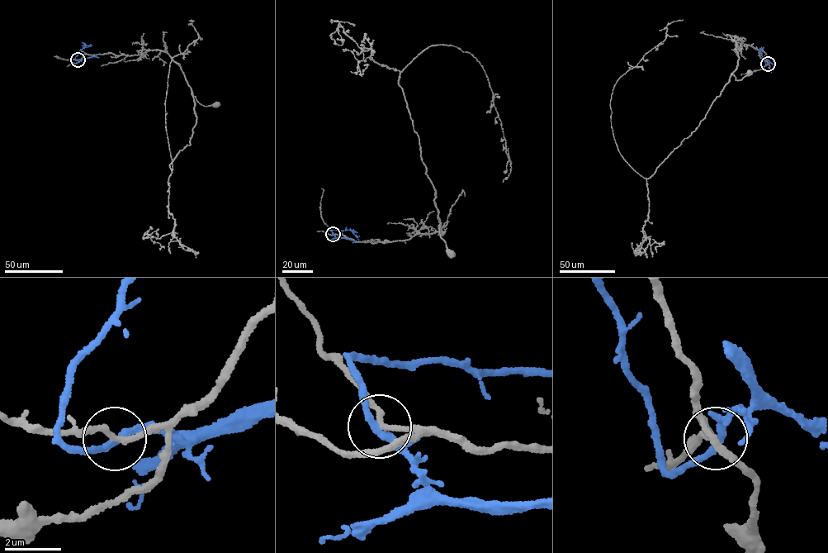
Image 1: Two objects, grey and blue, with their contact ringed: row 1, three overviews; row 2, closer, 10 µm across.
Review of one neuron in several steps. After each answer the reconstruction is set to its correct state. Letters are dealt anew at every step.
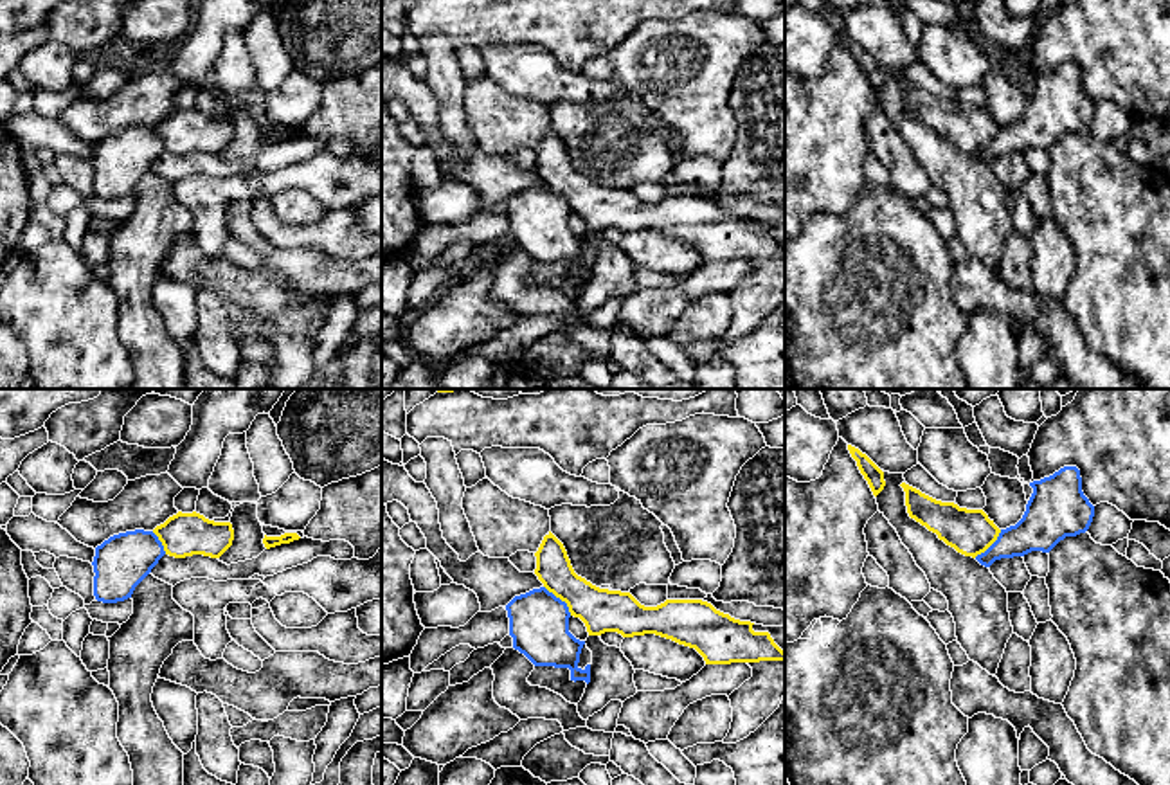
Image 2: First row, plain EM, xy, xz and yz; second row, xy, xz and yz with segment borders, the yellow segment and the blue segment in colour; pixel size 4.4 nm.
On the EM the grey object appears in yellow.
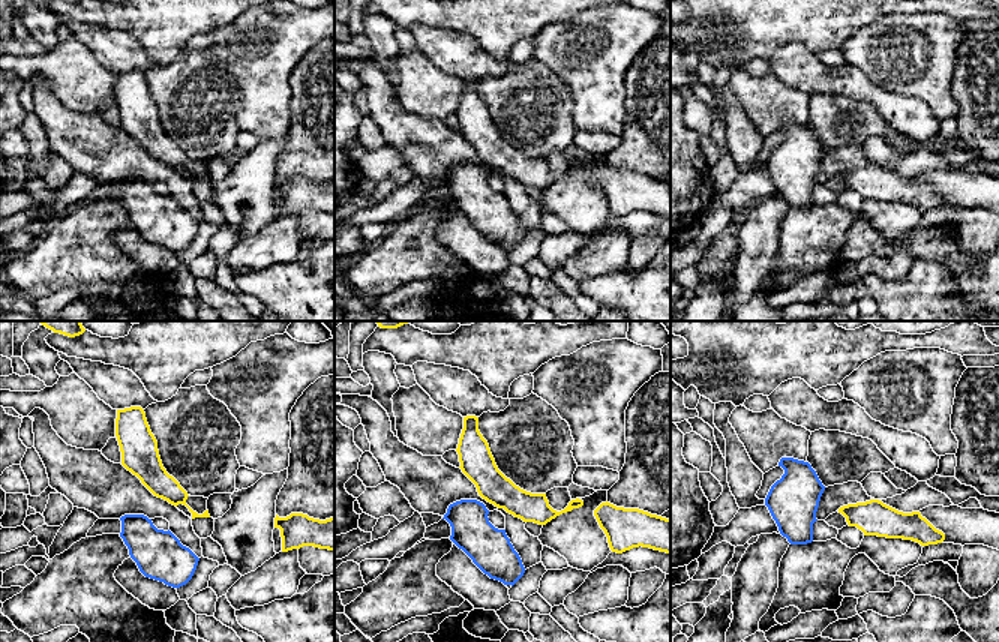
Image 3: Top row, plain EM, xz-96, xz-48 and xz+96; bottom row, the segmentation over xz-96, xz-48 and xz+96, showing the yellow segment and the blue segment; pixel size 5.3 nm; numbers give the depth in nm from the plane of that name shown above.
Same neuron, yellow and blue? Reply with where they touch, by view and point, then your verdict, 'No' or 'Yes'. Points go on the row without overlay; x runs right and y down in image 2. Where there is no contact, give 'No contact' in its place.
Touches yellow at xz (560, 195). No

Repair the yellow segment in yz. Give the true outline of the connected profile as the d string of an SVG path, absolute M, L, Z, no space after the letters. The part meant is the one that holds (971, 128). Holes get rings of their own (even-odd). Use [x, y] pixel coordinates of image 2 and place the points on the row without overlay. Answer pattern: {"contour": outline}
{"contour": "M902 79L911 115L936 130L940 137L965 153L976 155L999 133L1001 126L983 106L959 104L954 99L936 97Z"}

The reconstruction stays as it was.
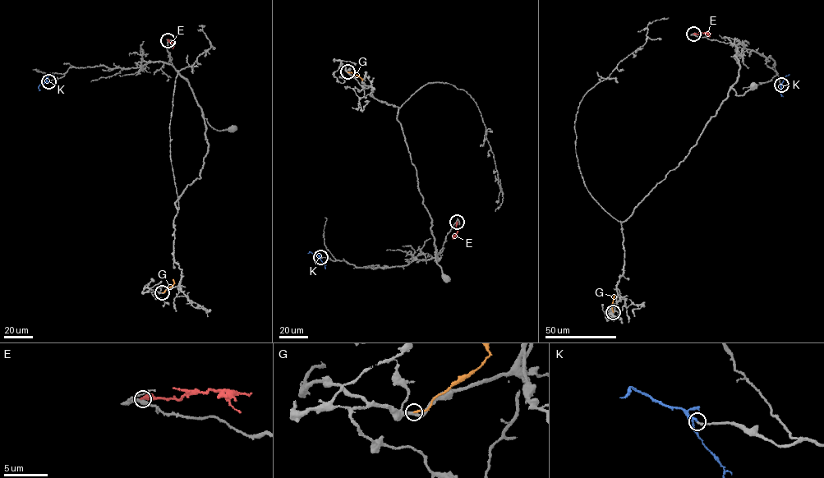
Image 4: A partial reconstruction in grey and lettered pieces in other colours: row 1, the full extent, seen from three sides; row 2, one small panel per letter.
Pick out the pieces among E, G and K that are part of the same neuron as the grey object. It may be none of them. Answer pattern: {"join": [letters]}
{"join": ["K"]}

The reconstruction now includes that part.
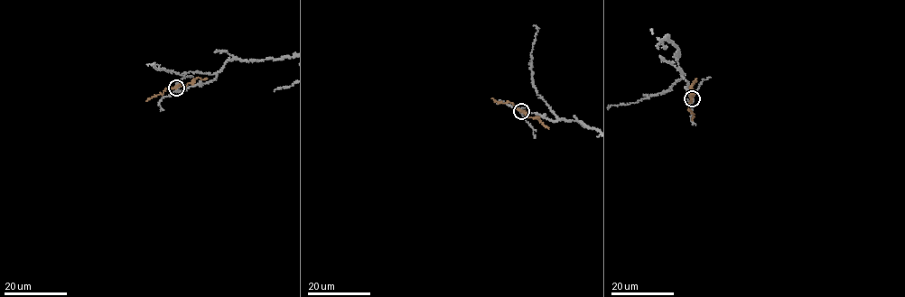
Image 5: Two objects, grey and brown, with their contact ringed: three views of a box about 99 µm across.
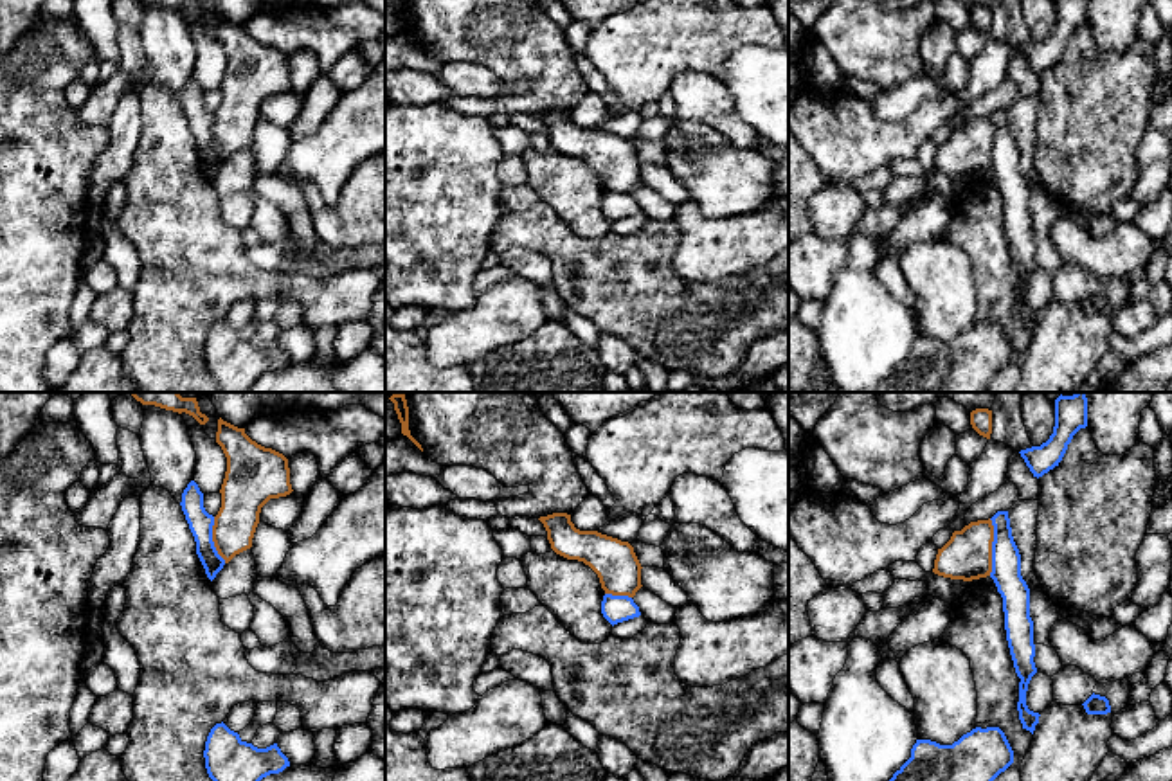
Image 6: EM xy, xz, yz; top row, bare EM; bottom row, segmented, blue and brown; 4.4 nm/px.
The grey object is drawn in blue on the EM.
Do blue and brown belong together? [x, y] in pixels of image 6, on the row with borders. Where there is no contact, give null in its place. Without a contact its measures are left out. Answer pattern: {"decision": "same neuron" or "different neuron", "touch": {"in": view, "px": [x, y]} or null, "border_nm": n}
{"decision": "different neuron", "touch": {"in": "yz", "px": [992, 547]}, "border_nm": 260}

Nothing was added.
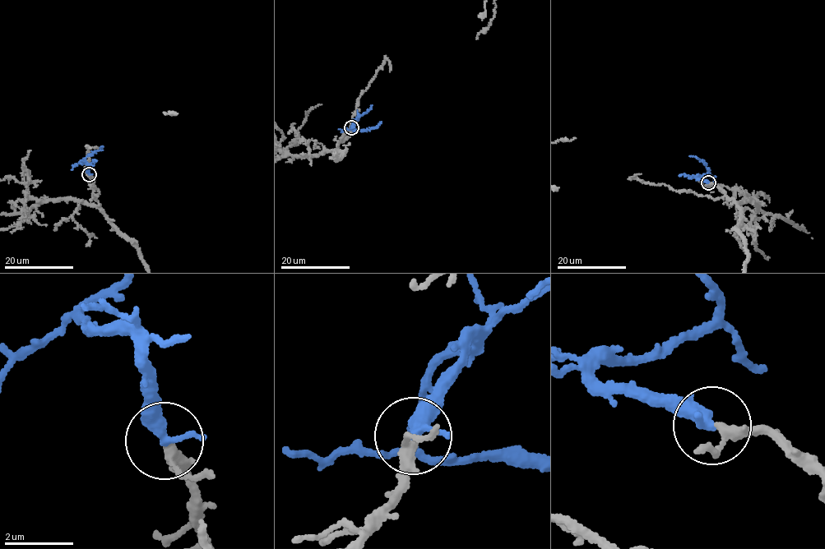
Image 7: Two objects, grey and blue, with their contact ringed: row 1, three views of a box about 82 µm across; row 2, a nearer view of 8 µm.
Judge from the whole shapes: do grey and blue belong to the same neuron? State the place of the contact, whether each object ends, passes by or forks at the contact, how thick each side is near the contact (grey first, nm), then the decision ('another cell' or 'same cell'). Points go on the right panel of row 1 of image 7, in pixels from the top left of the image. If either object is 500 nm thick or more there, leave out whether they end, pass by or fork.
(708, 182) | grey passes by | blue passes by | 240/300 nm | same cell

